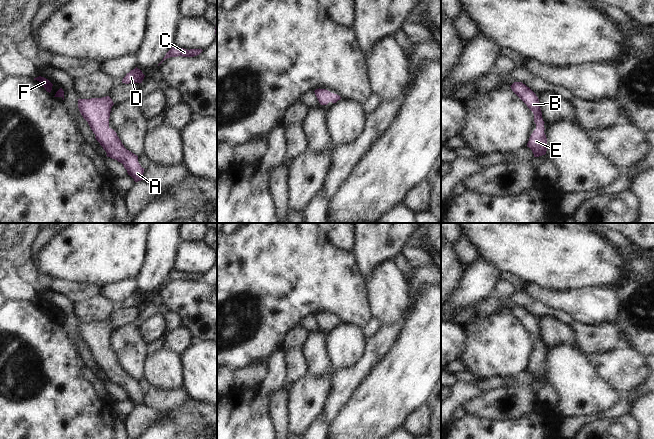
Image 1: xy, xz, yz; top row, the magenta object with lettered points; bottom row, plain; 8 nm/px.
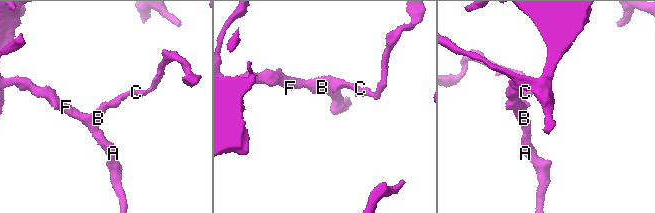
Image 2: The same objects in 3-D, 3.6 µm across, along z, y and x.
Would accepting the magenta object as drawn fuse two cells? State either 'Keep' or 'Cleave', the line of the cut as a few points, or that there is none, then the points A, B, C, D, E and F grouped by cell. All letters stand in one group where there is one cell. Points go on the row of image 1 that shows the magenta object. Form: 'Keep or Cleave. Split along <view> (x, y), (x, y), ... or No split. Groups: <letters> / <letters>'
Keep. No split. Groups: A B C D E F.

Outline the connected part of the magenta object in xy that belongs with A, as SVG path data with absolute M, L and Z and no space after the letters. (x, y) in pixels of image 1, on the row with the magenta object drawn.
M109 96L102 98L78 99L78 108L96 135L96 140L107 153L107 157L122 163L135 182L143 180L144 168L138 162L138 156L127 150L109 127L111 108L114 105Z

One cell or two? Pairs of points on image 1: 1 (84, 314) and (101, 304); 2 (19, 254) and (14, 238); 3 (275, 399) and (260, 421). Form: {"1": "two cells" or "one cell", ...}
{"1": "one cell", "2": "one cell", "3": "two cells"}

